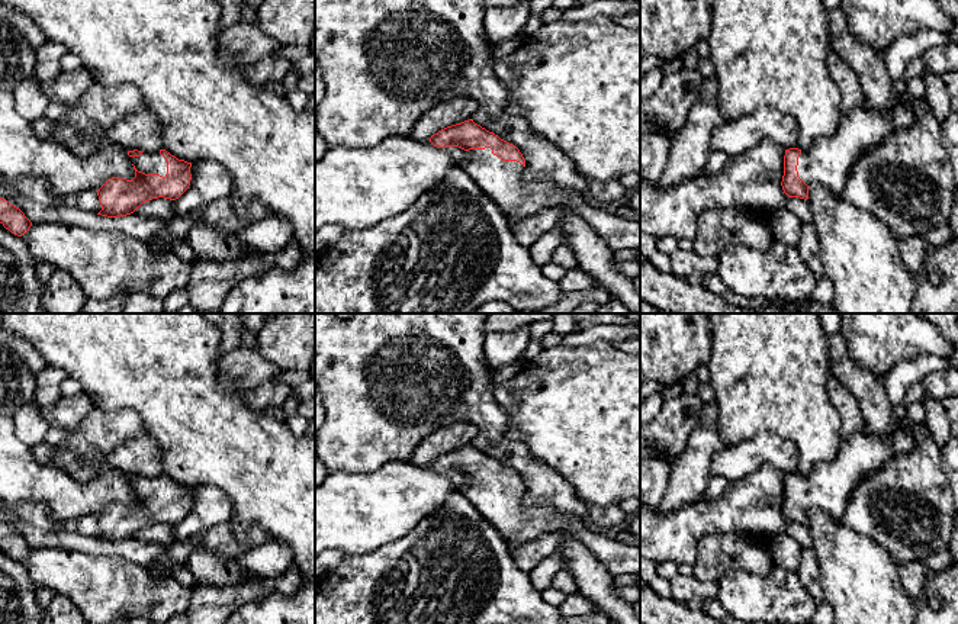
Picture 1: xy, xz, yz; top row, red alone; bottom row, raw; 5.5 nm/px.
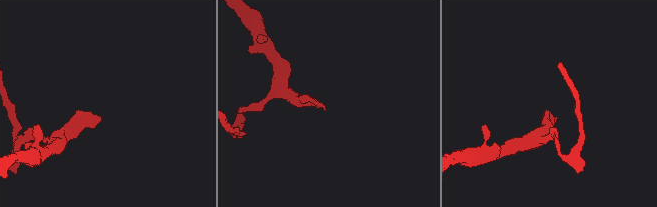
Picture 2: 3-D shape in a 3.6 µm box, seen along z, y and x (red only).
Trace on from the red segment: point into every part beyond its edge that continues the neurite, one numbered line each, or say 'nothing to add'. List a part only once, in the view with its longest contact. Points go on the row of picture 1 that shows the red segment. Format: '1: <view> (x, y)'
1: xy (150, 161)

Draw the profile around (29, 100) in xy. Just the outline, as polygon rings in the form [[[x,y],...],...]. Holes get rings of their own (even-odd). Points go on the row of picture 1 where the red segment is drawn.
[[[32,75],[23,80],[13,91],[16,112],[26,120],[33,123],[45,115],[49,104],[48,97],[42,91],[42,83]]]

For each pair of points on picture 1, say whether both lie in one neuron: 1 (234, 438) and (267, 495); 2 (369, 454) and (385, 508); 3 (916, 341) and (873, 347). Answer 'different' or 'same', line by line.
1: same
2: different
3: same

